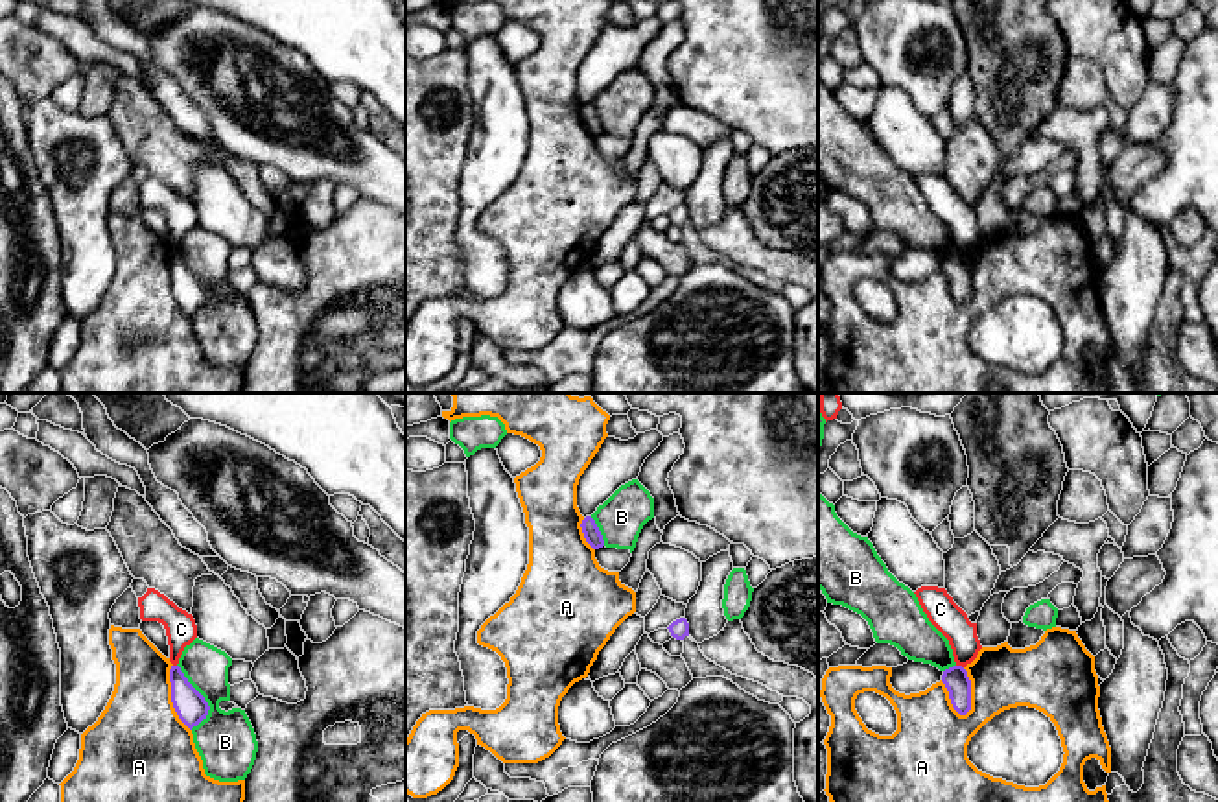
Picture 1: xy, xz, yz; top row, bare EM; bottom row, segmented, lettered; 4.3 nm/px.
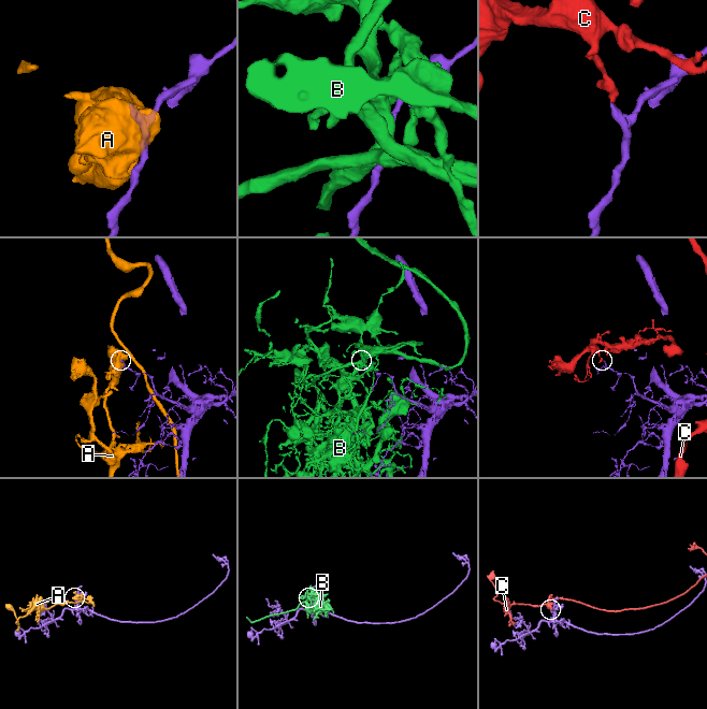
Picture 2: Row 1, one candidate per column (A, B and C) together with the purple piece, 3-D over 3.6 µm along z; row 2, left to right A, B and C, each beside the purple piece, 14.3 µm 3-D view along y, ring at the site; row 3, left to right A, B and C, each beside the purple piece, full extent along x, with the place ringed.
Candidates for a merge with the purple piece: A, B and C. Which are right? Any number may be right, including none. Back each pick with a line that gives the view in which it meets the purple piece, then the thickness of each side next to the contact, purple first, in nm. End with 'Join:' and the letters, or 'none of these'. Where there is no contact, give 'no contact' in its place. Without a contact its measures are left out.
Join: none of these

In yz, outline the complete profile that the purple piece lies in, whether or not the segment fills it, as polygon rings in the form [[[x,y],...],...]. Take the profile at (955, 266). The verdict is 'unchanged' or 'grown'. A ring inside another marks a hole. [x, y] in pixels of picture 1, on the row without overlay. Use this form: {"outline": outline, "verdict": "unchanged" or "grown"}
{"outline": [[[953,253],[943,258],[942,269],[949,278],[953,295],[966,302],[971,297],[971,267],[962,253]]], "verdict": "unchanged"}

